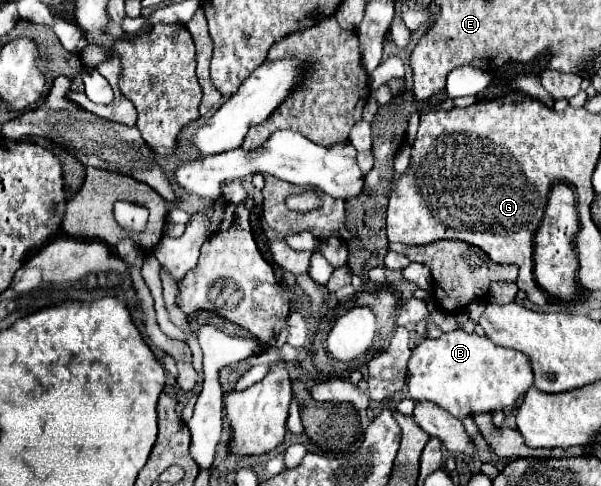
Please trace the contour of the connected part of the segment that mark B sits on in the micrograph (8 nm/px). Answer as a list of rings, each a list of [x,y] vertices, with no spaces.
[[[456,329],[440,339],[422,341],[408,361],[408,393],[412,399],[430,399],[458,419],[510,411],[520,395],[532,387],[528,359],[516,349],[504,349],[488,337]]]

